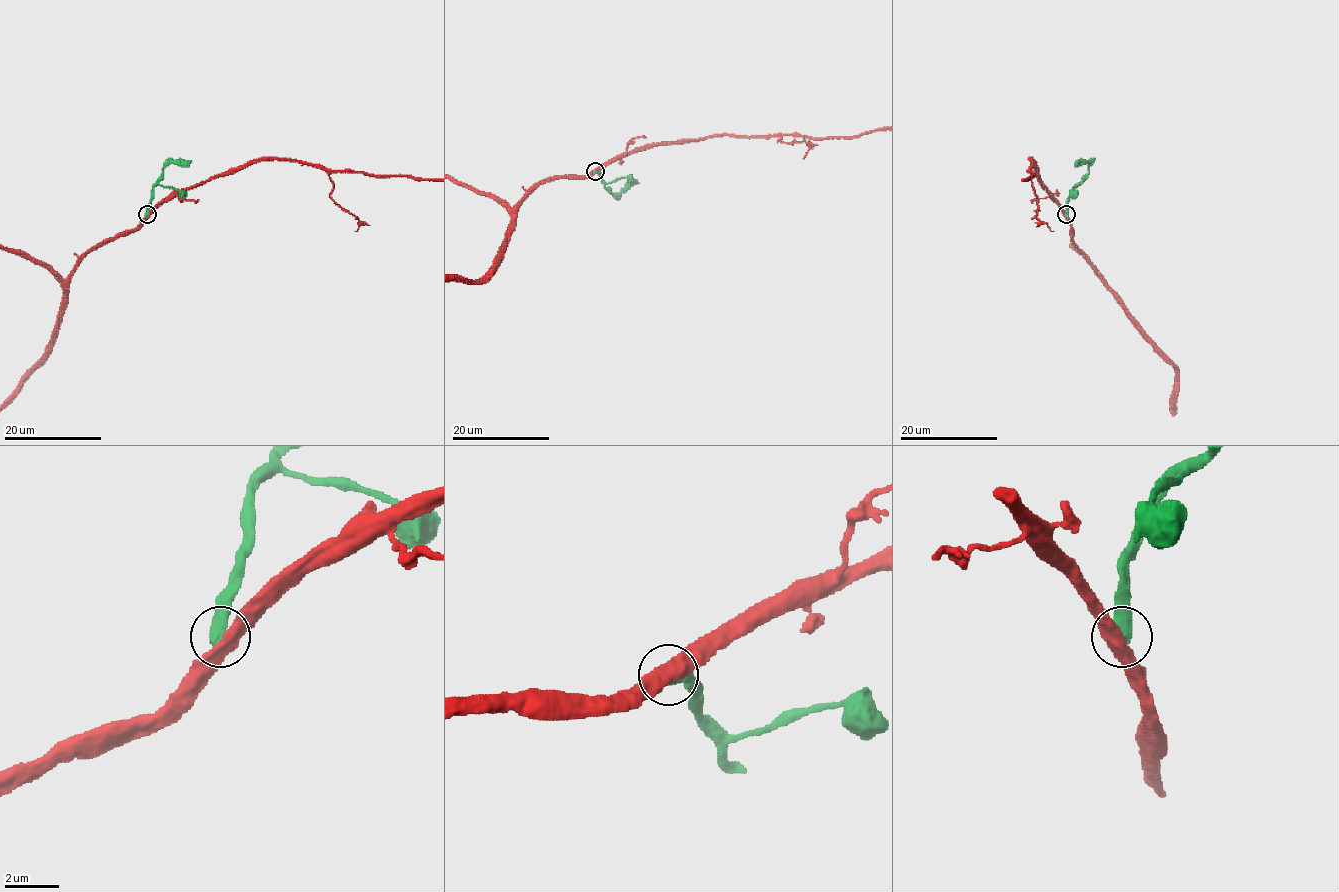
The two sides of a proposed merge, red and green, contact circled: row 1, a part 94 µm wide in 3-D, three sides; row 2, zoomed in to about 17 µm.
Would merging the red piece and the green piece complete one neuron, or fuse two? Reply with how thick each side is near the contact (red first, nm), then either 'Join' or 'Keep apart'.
Thickness 500 nm (red) against 550 nm. Keep apart

